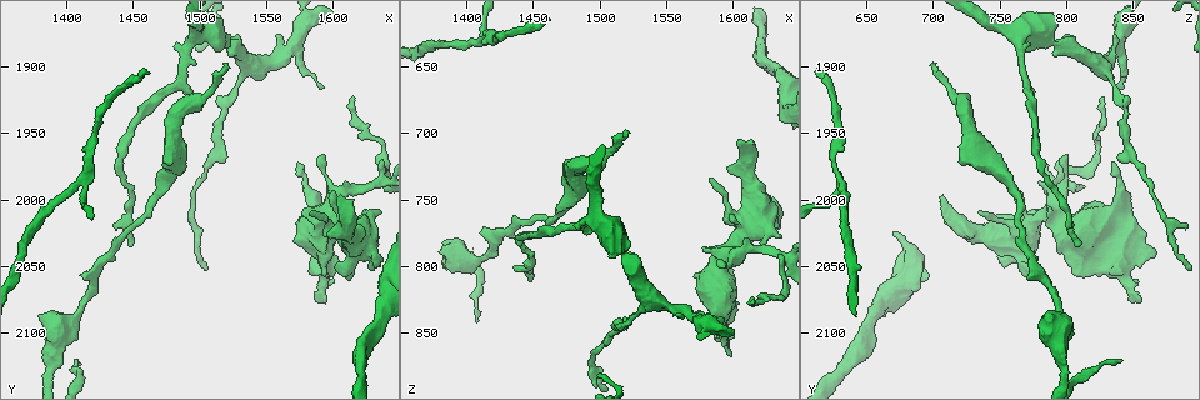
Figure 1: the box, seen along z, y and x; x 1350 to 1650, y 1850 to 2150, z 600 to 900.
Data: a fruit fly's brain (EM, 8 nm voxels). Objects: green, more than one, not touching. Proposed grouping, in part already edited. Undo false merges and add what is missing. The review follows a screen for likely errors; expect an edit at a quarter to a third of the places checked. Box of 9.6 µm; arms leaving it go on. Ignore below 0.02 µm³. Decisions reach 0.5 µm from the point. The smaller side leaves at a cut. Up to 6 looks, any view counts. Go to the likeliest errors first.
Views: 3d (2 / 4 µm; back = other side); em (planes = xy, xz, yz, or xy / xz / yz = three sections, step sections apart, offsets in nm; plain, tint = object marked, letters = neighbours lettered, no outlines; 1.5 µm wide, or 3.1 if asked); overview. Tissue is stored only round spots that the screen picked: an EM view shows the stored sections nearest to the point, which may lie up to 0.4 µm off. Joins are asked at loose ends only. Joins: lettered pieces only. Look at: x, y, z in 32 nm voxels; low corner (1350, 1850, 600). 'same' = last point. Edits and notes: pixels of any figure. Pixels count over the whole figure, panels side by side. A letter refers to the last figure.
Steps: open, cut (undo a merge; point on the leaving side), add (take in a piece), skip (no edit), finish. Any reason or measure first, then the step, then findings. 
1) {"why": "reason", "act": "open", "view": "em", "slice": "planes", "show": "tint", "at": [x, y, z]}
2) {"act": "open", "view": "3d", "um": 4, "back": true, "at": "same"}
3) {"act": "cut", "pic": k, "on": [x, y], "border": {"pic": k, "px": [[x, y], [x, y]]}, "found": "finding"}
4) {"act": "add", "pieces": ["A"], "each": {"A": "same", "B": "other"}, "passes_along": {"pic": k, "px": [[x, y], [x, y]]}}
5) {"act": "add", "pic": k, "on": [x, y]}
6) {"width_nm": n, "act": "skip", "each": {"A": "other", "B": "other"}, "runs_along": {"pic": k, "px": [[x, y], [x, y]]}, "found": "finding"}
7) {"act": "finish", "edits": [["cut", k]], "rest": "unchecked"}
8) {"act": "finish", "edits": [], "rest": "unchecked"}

{"why": "an open end", "act": "open", "view": "em", "slice": "planes", "show": "letters", "at": [1590, 2078, 856]}

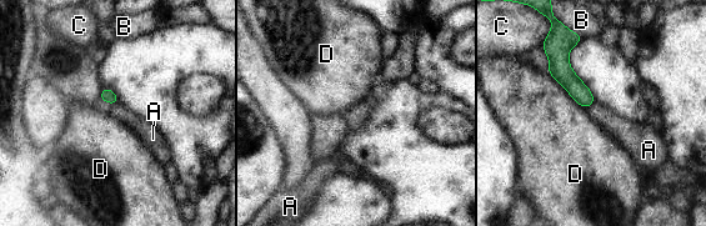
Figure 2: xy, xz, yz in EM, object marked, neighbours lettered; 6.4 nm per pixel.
{"longest_contact_nm": ["D", 300], "act": "skip", "each": {"A": "other", "B": "other", "C": "other", "D": "other"}, "border": {"pic": 2, "px": [[100, 99], [118, 104]]}, "found": "no lettered piece goes on from it"}

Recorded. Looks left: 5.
{"why": "an open end", "act": "open", "view": "em", "slice": "planes", "show": "letters", "at": [1574, 1974, 834]}

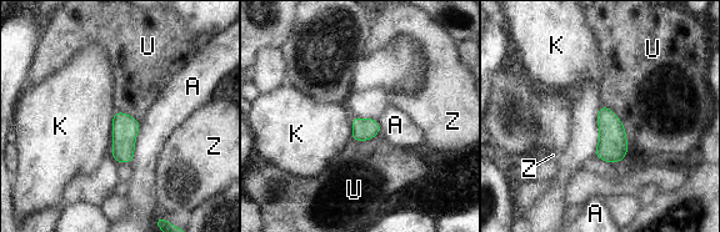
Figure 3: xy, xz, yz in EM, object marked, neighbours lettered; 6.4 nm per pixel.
{"act": "skip", "each": {"A": "other", "K": "other", "U": "other", "Z": "other"}, "found": "none of them fits"}

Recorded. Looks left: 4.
{"why": "long arm stops here", "act": "open", "view": "em", "slice": "xy", "step": 4, "show": "letters", "at": [1444, 2036, 810]}

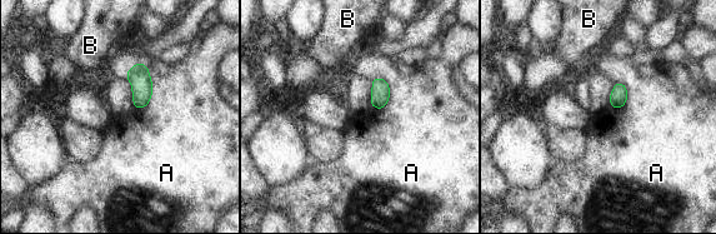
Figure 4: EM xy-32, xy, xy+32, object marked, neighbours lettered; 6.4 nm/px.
{"act": "skip", "each": {"A": "other", "B": "other"}, "border": {"pic": 4, "px": [[380, 76], [389, 100], [375, 109]]}, "found": "none of them fits"}

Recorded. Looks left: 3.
{"act": "finish", "edits": [], "rest": "unchecked"}

